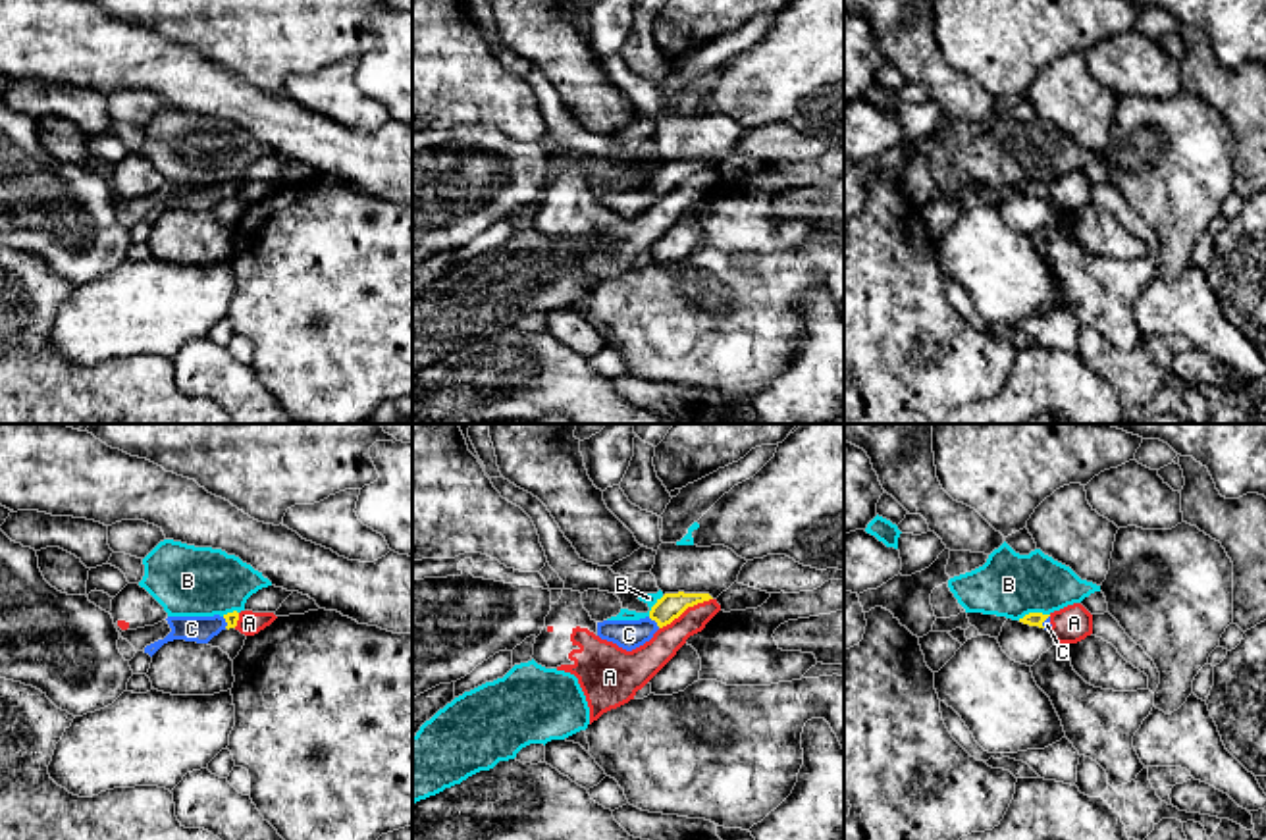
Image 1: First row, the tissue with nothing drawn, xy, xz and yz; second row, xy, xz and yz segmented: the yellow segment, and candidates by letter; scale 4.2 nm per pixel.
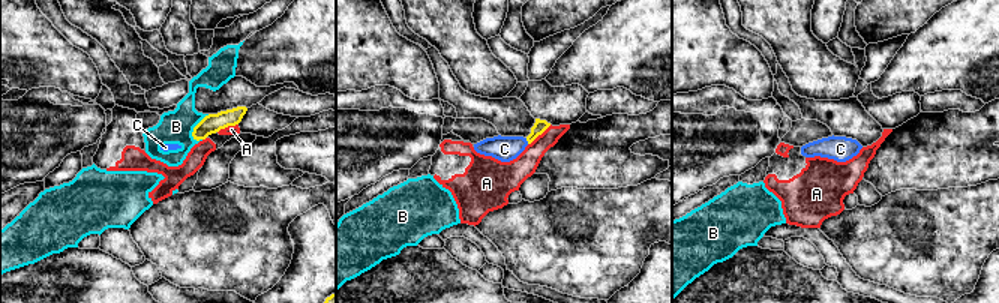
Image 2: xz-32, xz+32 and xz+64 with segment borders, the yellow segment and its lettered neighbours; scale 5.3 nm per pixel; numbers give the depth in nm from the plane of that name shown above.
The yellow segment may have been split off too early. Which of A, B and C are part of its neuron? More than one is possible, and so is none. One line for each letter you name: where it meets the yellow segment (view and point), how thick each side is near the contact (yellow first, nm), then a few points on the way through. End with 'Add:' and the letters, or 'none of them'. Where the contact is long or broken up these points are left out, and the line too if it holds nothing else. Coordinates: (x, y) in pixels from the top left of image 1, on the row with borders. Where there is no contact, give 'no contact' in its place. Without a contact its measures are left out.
C: contact xz (654, 619); calibres 110 and 130 nm; way xz (671, 605), (654, 619), (642, 630), (629, 634)
Add: C

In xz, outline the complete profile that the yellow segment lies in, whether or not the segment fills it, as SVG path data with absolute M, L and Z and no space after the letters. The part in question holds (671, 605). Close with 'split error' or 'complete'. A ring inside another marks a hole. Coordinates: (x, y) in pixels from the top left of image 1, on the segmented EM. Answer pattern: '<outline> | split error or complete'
M665 593L640 620L597 622L597 636L632 651L653 638L653 634L678 618L688 607L713 599L709 593Z | split error

